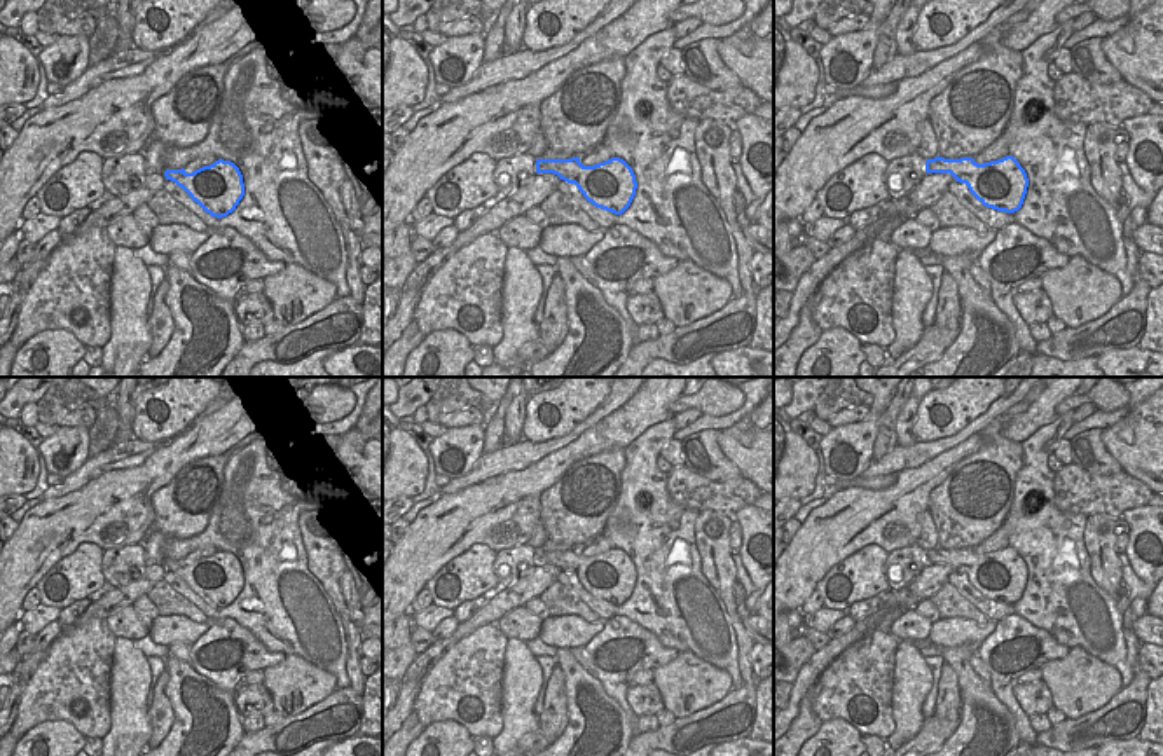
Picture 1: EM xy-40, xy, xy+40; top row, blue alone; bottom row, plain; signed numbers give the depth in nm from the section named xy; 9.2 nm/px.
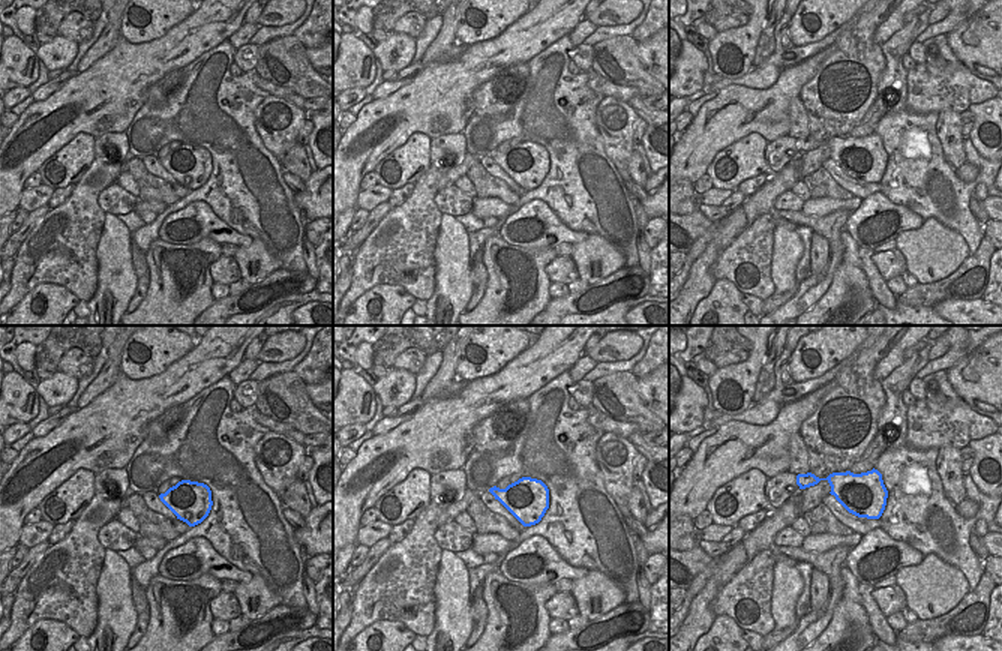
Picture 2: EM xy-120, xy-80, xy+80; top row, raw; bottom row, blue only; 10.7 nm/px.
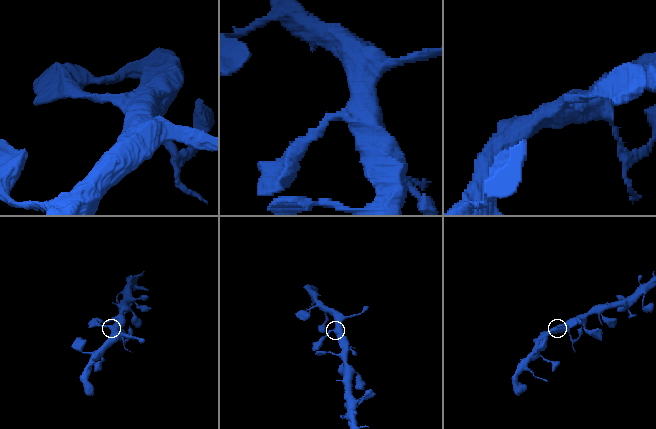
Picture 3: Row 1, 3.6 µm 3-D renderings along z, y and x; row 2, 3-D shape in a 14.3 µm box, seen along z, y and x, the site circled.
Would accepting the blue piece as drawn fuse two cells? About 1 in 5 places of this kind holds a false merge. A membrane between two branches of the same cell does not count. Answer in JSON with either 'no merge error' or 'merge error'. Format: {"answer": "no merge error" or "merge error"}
{"answer": "no merge error"}

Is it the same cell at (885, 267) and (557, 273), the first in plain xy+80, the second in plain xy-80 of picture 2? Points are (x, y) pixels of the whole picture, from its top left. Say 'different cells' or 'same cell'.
same cell

